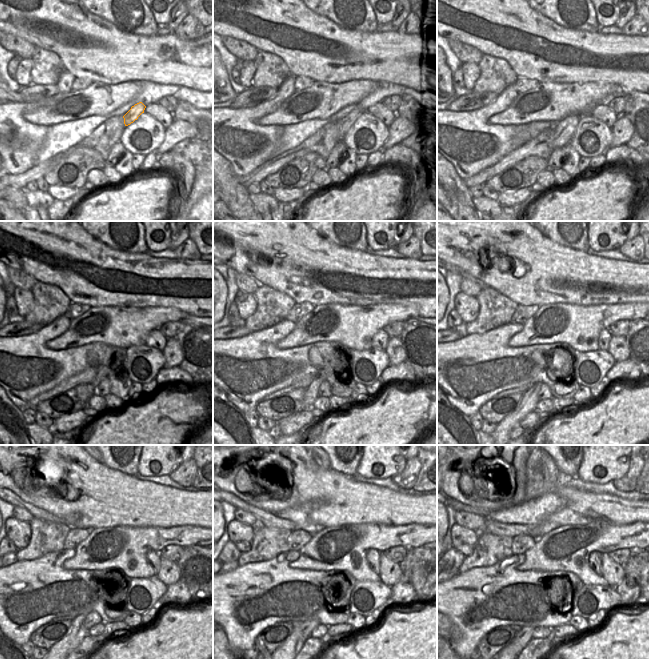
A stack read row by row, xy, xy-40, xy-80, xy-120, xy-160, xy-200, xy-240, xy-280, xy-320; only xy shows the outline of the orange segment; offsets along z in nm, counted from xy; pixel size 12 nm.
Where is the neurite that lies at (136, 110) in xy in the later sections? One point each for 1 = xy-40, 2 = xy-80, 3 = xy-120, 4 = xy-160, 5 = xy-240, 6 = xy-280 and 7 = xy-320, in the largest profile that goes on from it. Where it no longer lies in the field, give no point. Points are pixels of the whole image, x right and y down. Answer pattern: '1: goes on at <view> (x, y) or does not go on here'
1: goes on at xy-40 (344, 124)
2: goes on at xy-80 (564, 129)
3: goes on at xy-120 (102, 371)
4: goes on at xy-160 (318, 388)
5: goes on at xy-240 (80, 626)
6: goes on at xy-280 (302, 630)
7: goes on at xy-320 (524, 635)

